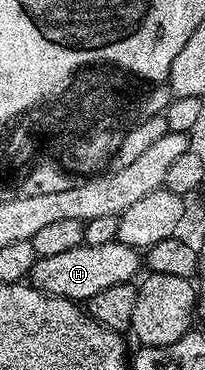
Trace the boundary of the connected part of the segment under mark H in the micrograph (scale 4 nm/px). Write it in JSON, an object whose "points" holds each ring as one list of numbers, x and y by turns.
{"points":[[116,239,101,246,89,246,83,243,61,254,38,257,31,271,29,283,32,288,37,288,50,296,85,302,93,298,93,294,101,294,101,290,106,290,108,286,132,283,136,279,134,276,140,275,139,264,141,268,140,249,120,244]]}

